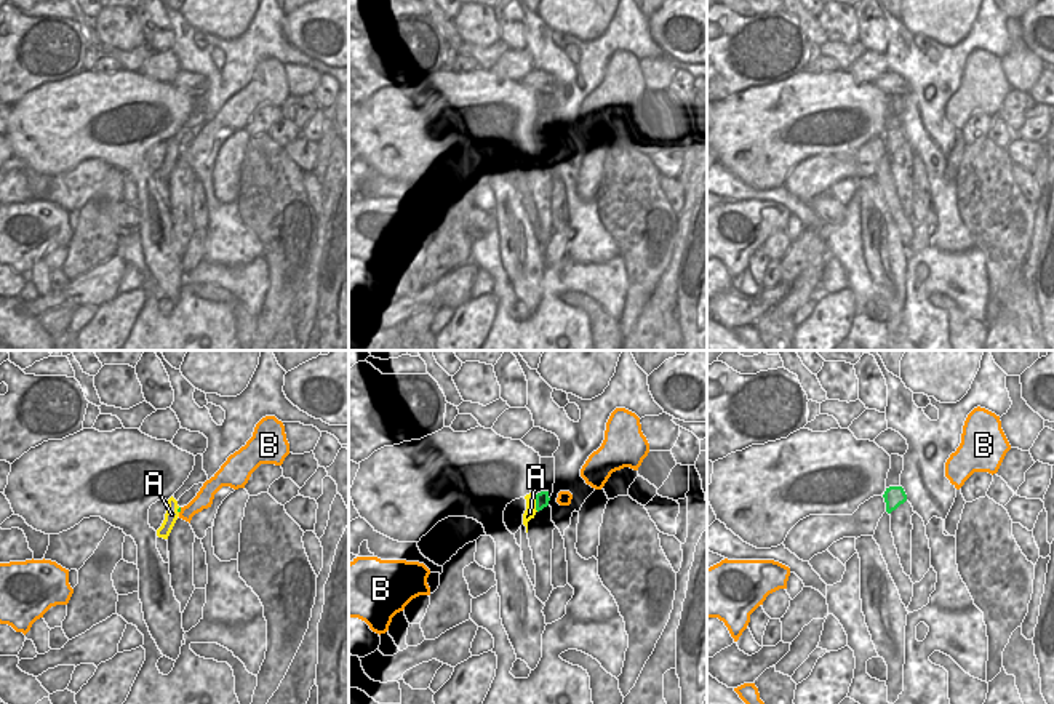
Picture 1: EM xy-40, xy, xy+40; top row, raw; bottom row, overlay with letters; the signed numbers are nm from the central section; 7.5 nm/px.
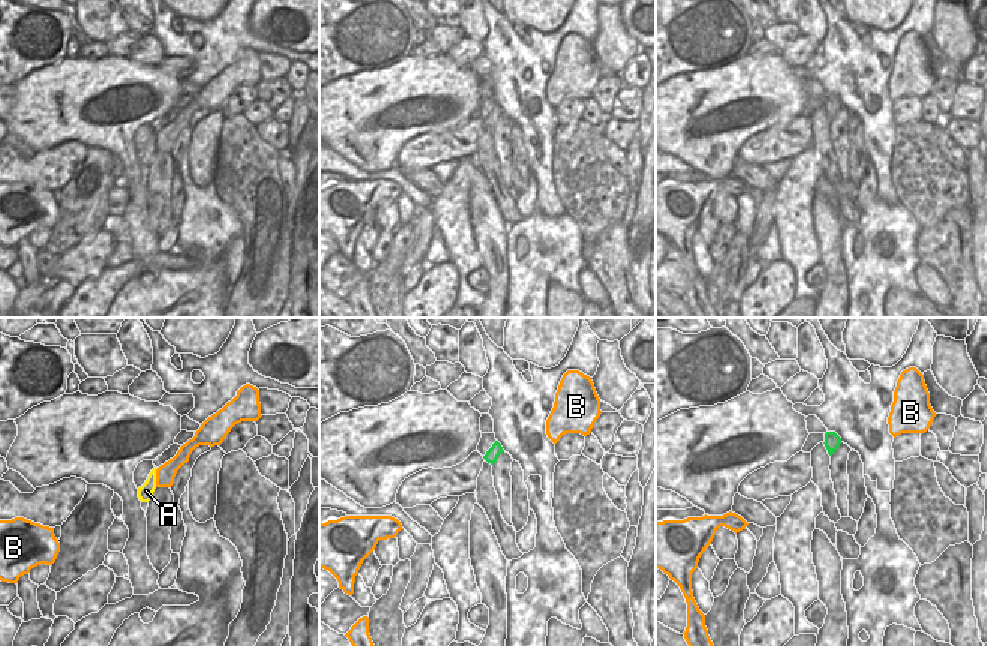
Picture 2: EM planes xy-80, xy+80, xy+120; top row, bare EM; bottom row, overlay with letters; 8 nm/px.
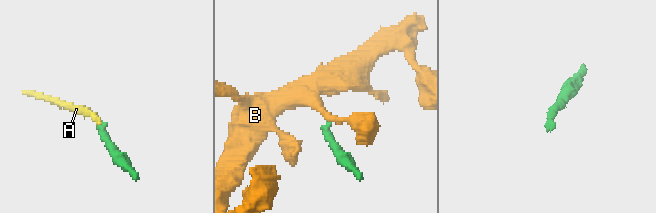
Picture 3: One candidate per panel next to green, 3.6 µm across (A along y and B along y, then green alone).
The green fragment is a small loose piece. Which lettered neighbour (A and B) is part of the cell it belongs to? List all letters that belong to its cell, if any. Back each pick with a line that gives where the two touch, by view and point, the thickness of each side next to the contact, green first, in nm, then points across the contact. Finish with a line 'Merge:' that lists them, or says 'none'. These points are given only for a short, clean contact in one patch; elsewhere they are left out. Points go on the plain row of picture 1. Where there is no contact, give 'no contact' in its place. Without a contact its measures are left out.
A: xy (536, 144) | 100/90 nm | across xy (542, 140), (536, 144), (530, 154)
Merge: A

